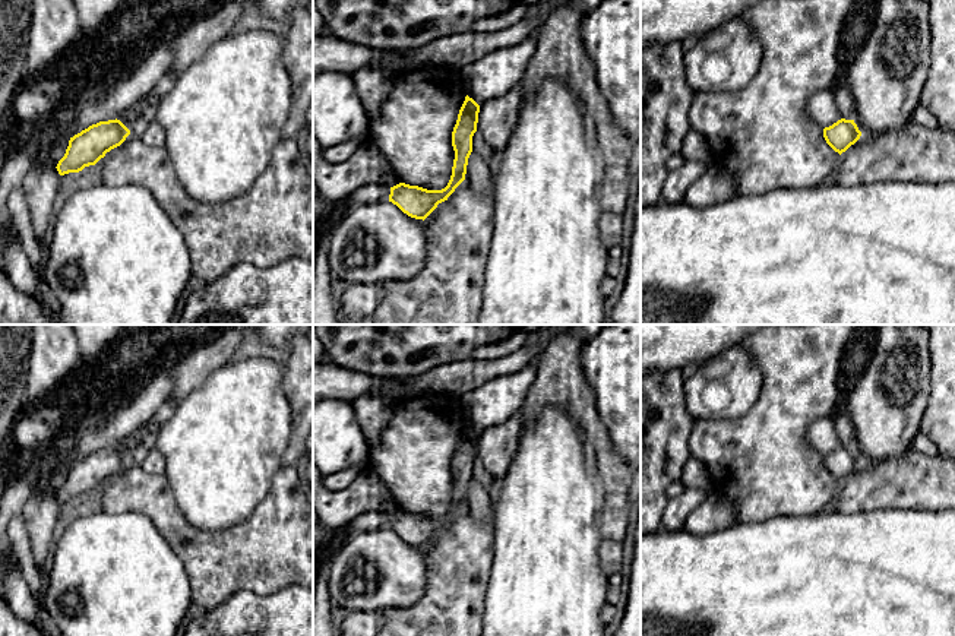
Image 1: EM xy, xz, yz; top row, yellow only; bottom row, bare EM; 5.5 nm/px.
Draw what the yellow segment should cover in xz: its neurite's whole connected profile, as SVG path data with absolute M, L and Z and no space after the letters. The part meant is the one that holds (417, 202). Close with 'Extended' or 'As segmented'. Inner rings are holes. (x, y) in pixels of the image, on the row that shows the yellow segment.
M465 96L452 132L455 159L448 186L442 190L427 190L418 186L399 183L390 187L389 202L415 219L426 219L439 203L448 200L455 189L465 180L468 158L472 152L472 136L477 132L480 105Z. As segmented

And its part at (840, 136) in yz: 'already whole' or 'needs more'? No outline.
already whole

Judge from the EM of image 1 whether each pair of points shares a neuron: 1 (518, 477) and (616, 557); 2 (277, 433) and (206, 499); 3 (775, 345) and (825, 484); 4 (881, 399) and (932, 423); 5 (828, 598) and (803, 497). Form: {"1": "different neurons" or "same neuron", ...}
{"1": "different neurons", "2": "same neuron", "3": "same neuron", "4": "different neurons", "5": "different neurons"}

